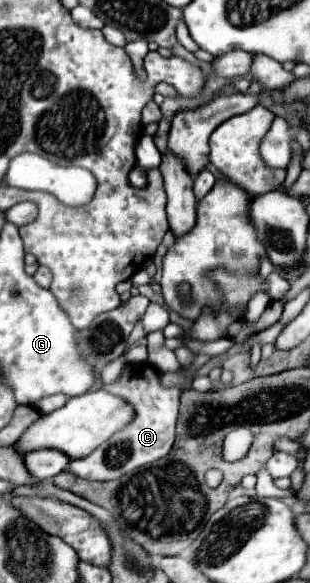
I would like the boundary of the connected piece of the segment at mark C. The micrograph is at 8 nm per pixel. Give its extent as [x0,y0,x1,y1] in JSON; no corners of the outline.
[68,363,182,481]

